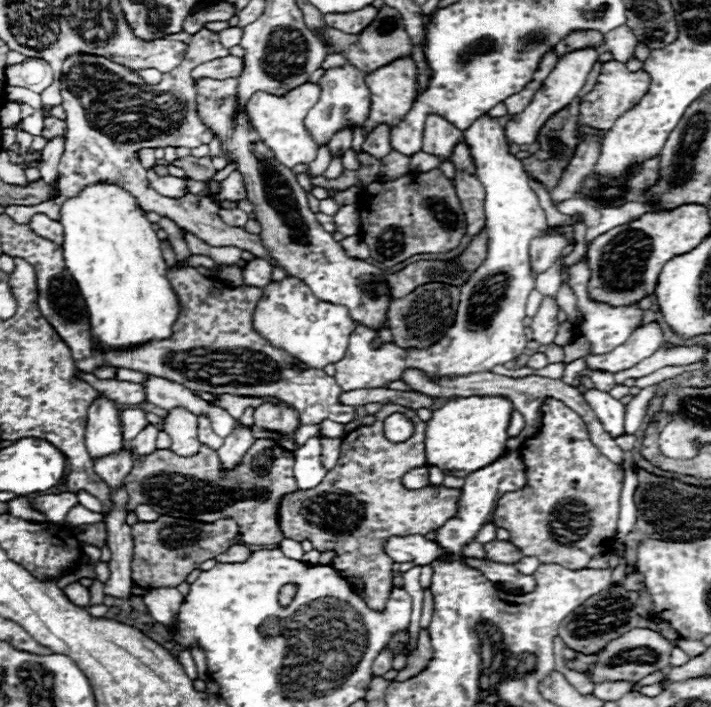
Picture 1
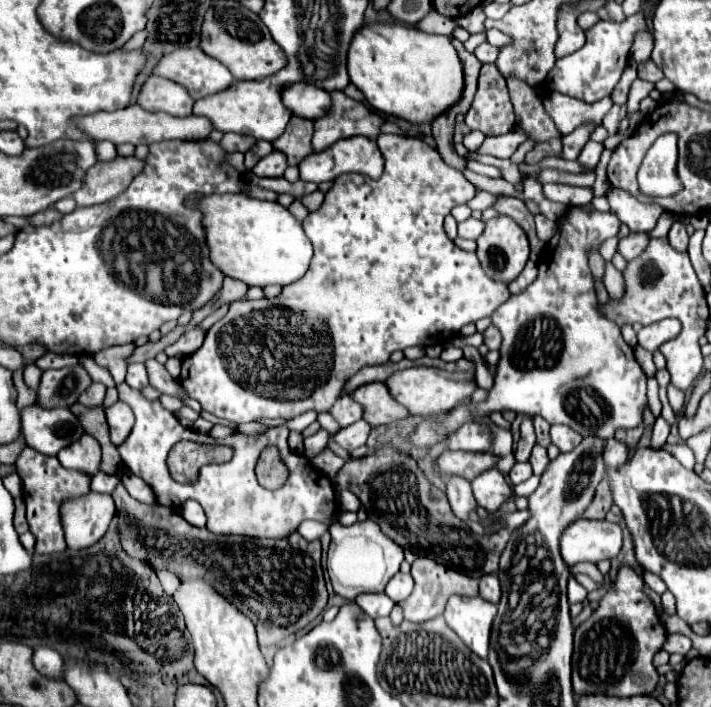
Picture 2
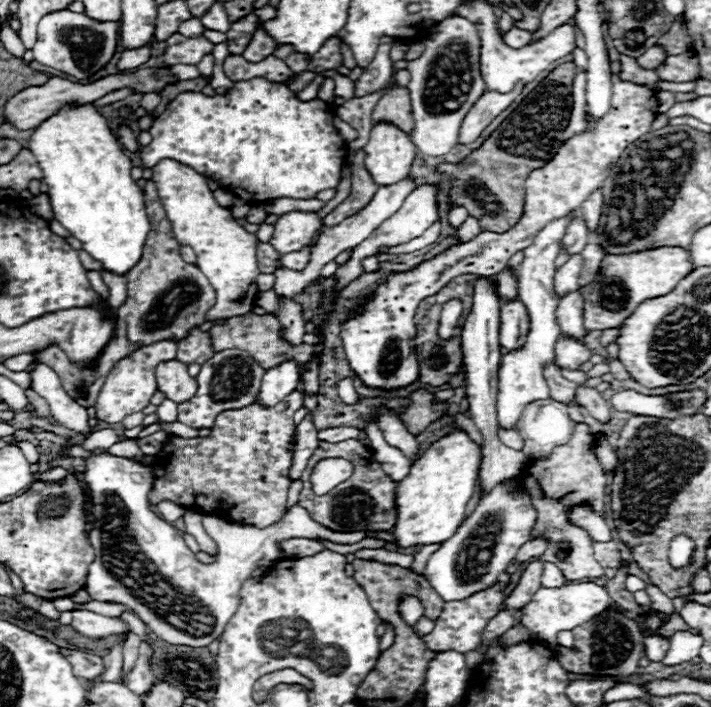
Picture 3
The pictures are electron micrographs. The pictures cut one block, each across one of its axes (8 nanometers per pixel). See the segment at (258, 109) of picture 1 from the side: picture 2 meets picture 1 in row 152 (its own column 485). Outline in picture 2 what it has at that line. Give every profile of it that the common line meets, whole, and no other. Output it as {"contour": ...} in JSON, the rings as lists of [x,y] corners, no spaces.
{"contour":[[[382,134],[382,136],[378,136],[376,142],[378,142],[380,152],[384,154],[384,160],[386,160],[384,174],[378,180],[372,180],[372,178],[362,176],[362,174],[342,174],[342,176],[338,176],[334,180],[332,188],[326,192],[322,206],[302,220],[302,228],[304,228],[306,236],[310,238],[310,242],[314,246],[314,258],[312,258],[312,264],[310,264],[308,272],[304,274],[304,278],[290,284],[290,286],[284,286],[282,294],[278,294],[272,300],[262,298],[262,300],[236,300],[236,302],[232,302],[228,314],[208,330],[204,344],[194,354],[184,356],[182,372],[180,372],[180,384],[186,388],[186,392],[192,398],[196,398],[202,404],[202,410],[206,410],[206,412],[210,412],[218,418],[238,422],[238,424],[252,422],[252,420],[258,420],[258,418],[294,418],[294,416],[300,416],[308,410],[328,412],[330,406],[340,398],[340,392],[342,392],[346,380],[354,372],[358,372],[358,368],[384,364],[384,362],[388,362],[388,358],[394,350],[404,350],[408,346],[424,348],[426,340],[428,340],[428,346],[440,344],[442,340],[446,342],[448,336],[454,338],[464,324],[476,322],[484,316],[492,316],[494,308],[498,308],[498,304],[504,304],[510,298],[508,286],[502,284],[502,282],[490,280],[482,272],[482,266],[480,266],[476,254],[458,248],[446,236],[446,232],[442,228],[444,216],[450,214],[450,210],[454,206],[466,204],[476,194],[474,186],[464,178],[464,174],[450,168],[448,164],[444,164],[440,154],[432,146],[422,142],[420,138],[402,136],[402,134]]]}

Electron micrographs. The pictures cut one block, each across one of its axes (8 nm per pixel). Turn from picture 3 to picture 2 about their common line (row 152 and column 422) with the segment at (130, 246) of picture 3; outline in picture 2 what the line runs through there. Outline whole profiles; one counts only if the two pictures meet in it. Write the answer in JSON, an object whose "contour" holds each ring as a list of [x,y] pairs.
{"contour":[[[378,22],[378,24],[362,26],[362,30],[354,36],[348,52],[350,80],[364,92],[366,102],[374,110],[402,118],[412,124],[430,124],[434,118],[438,118],[440,114],[450,110],[454,104],[458,104],[464,92],[464,68],[450,40],[452,36],[424,34],[400,22],[396,24]]]}

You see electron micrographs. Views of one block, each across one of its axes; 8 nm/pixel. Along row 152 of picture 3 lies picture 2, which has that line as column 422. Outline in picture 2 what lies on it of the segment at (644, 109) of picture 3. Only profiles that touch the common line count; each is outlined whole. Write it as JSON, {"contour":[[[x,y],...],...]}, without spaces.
{"contour":[[[418,556],[412,562],[412,578],[414,578],[414,590],[408,596],[408,600],[404,600],[400,606],[404,608],[404,618],[410,622],[422,622],[422,620],[430,620],[434,616],[440,616],[444,612],[446,600],[452,594],[460,594],[460,596],[478,596],[478,580],[464,576],[456,570],[450,570],[430,558]]]}

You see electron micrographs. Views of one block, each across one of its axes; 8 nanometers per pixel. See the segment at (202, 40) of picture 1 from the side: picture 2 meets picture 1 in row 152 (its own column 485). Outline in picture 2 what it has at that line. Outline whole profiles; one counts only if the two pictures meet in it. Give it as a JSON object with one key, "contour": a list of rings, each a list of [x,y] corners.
{"contour":[[[482,64],[476,98],[466,114],[466,126],[486,136],[500,136],[514,128],[514,112],[506,80],[494,64]]]}

